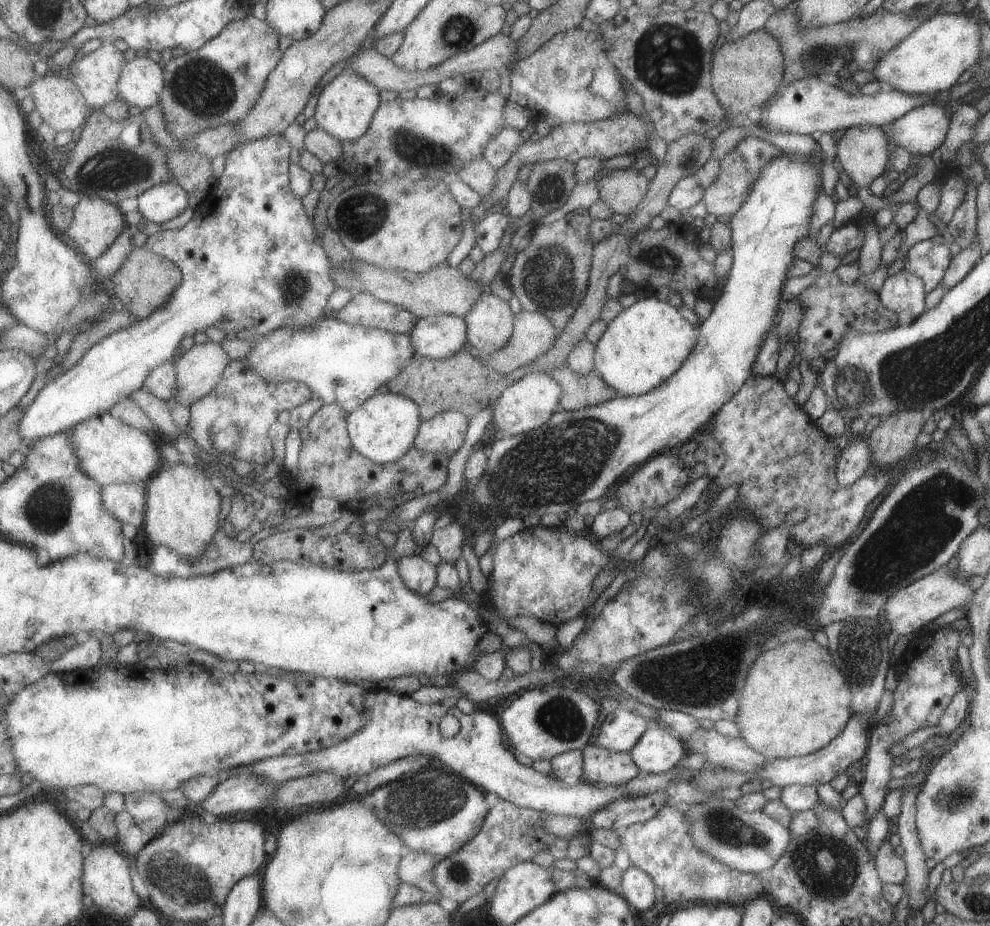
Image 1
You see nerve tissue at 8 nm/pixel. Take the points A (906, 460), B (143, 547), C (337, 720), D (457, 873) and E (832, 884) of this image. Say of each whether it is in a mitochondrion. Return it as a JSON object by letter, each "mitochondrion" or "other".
{"A":"other","B":"other","C":"other","D":"mitochondrion","E":"mitochondrion"}

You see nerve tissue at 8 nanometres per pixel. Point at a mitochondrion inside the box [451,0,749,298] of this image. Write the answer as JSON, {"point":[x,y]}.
{"point":[669,59]}

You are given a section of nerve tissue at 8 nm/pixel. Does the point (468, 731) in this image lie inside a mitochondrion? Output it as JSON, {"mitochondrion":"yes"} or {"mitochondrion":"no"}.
{"mitochondrion":"no"}

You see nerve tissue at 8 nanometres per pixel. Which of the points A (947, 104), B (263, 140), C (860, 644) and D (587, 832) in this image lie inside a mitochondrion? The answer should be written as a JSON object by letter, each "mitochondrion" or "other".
{"A":"other","B":"other","C":"mitochondrion","D":"other"}

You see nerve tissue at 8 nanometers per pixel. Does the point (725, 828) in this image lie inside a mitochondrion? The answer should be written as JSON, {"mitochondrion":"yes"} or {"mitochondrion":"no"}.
{"mitochondrion":"yes"}

